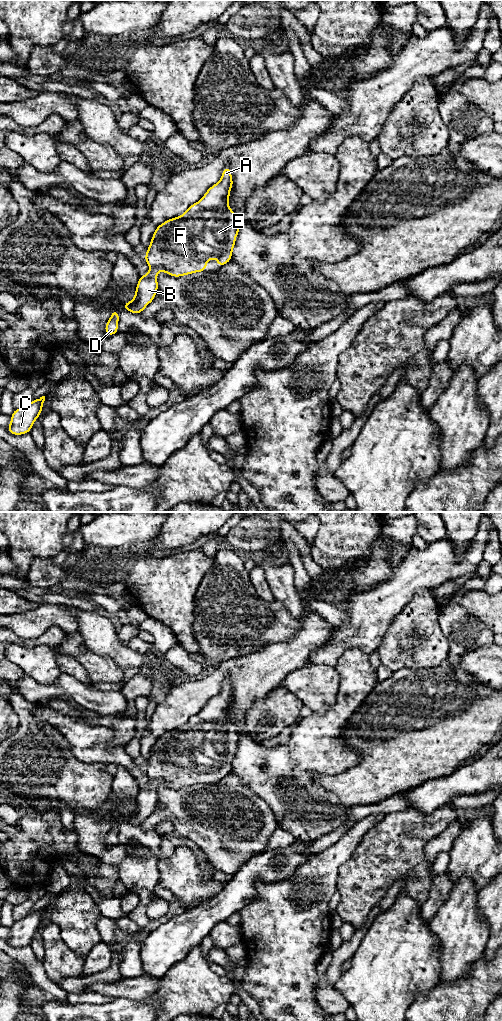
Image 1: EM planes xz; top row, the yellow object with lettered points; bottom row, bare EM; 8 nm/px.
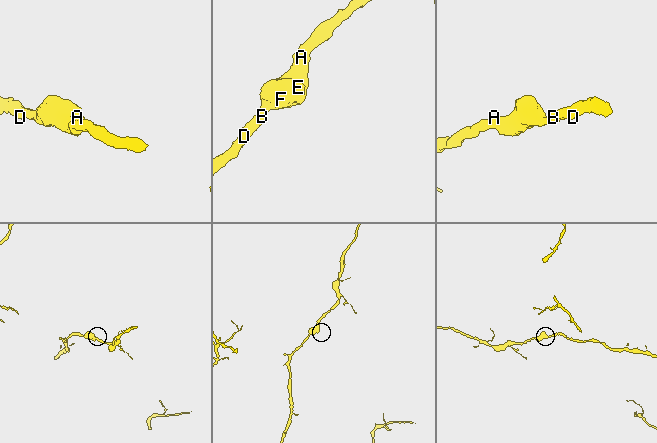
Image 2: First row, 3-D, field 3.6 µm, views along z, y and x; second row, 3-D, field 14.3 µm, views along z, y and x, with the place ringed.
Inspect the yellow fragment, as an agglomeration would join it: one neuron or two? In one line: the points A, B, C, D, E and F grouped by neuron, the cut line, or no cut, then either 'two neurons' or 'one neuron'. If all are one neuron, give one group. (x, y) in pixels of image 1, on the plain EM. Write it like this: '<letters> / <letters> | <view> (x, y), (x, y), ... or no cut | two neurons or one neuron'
A B C D E F | no cut | one neuron

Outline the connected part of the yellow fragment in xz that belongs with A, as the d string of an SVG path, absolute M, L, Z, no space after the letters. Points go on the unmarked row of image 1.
M226 678L222 683L221 692L211 698L200 713L190 717L180 729L166 732L156 739L147 765L143 769L150 783L140 788L134 811L123 815L124 821L132 826L140 826L154 812L158 803L159 783L164 783L173 789L181 789L195 784L205 784L207 773L215 769L220 779L231 773L236 748L240 743L236 727L228 718L232 699L231 682Z

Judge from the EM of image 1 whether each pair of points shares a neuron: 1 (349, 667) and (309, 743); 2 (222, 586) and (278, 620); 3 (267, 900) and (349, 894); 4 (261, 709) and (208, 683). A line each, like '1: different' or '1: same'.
1: same
2: same
3: different
4: different

